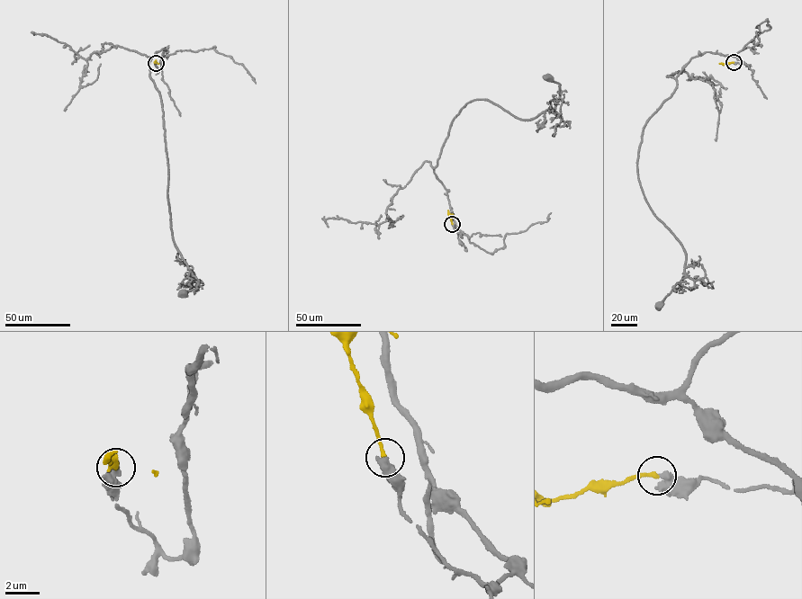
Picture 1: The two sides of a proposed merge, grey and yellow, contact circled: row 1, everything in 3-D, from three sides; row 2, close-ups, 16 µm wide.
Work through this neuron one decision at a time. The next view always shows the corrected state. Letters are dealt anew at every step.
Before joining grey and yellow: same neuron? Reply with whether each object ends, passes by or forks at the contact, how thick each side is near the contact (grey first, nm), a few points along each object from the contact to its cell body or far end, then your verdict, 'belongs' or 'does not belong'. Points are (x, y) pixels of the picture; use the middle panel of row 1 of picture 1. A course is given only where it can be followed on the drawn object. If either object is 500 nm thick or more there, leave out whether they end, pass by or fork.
grey passes by; yellow ends there; 360 nm thick on the grey side, 240 nm on the other; grey runs (452, 224), (461, 233), (433, 168), (454, 119), (479, 99), (534, 118), (559, 98), (558, 83), (547, 77); yellow runs (452, 224), (447, 210); belongs

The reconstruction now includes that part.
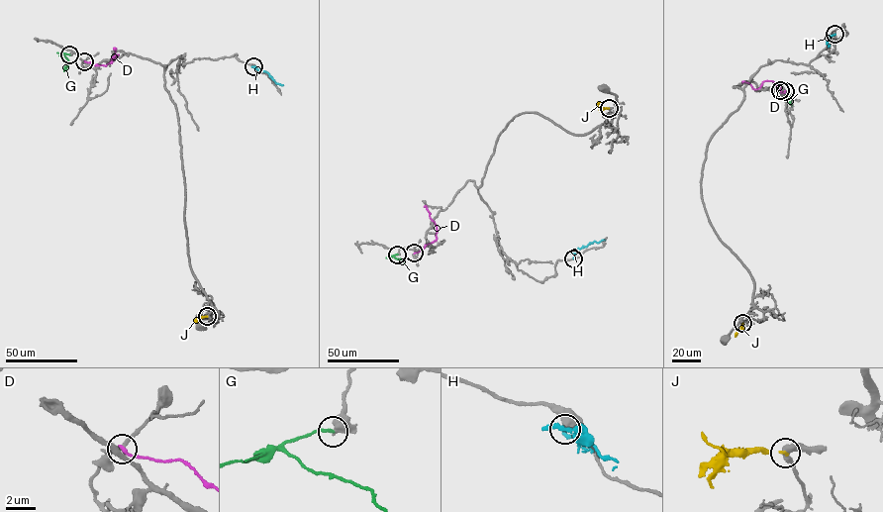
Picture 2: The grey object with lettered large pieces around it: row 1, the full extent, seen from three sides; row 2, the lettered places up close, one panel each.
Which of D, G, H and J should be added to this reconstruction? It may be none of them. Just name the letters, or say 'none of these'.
none of these

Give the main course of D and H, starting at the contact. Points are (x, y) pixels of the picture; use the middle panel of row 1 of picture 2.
D: (414, 253), (437, 237), (437, 226), (424, 206)
H: (574, 258), (580, 249), (594, 242), (605, 240)

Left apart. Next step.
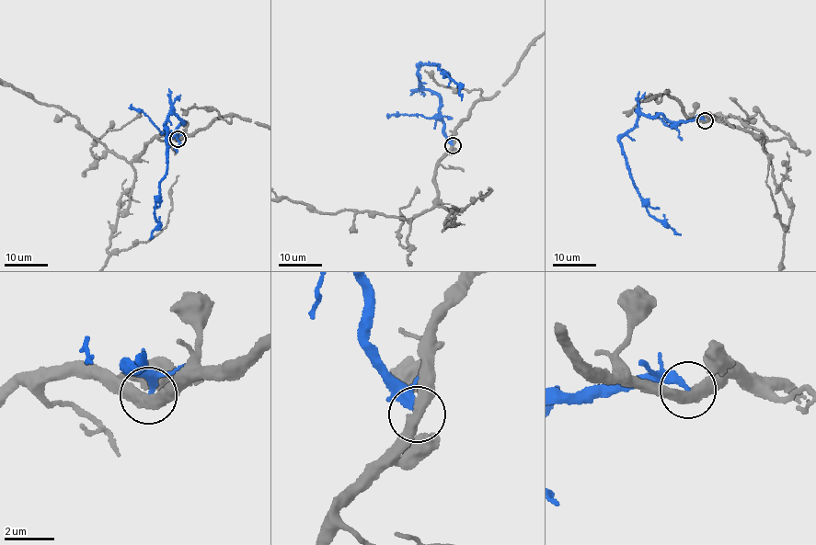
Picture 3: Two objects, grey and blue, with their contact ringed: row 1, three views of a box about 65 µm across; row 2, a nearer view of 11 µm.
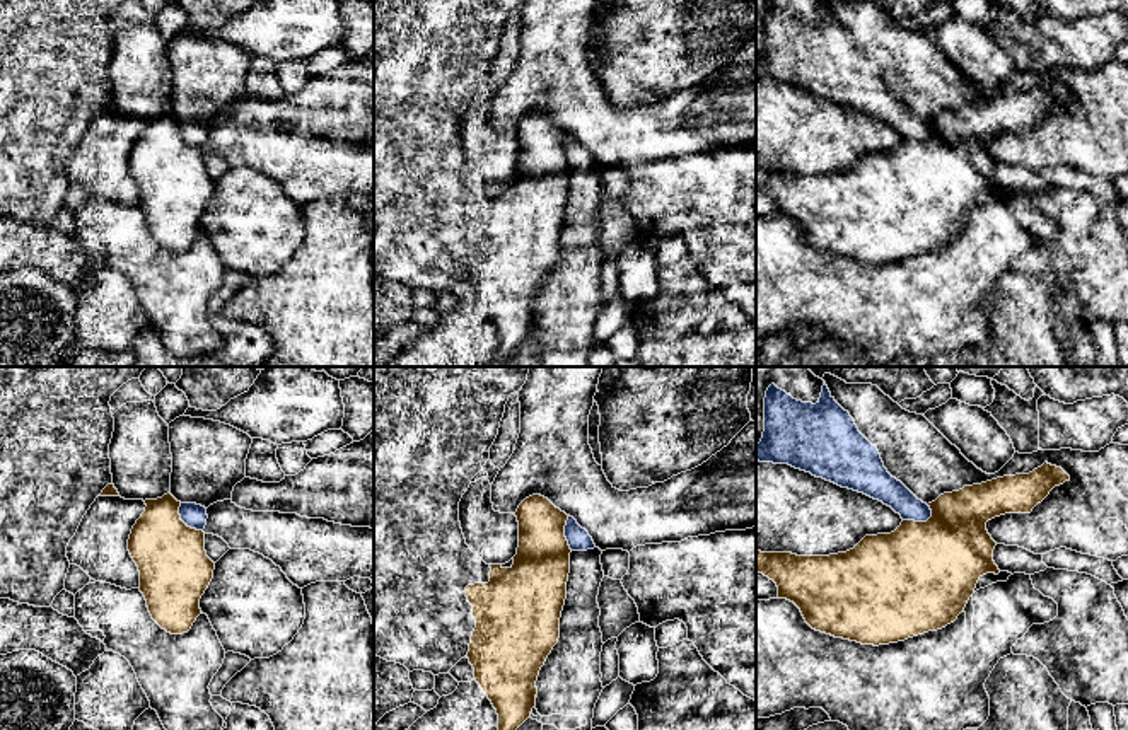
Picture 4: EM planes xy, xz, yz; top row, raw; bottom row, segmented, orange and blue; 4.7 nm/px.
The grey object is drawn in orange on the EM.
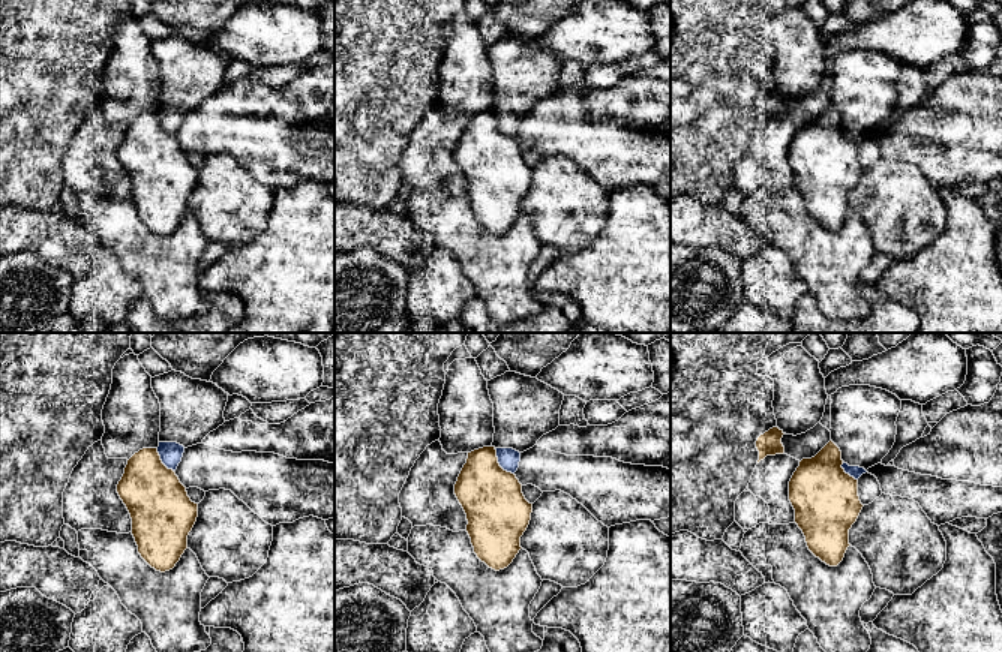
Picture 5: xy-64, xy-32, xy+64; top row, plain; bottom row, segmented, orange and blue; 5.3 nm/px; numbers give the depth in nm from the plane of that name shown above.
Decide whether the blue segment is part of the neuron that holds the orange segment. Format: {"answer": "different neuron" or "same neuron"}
{"answer": "different neuron"}

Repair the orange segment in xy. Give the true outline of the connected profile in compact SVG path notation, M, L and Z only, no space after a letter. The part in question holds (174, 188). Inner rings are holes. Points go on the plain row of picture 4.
M171 111L145 123L128 157L140 189L138 206L152 237L167 251L183 252L201 232L200 217L215 181L206 174L205 150L181 138L181 119Z

